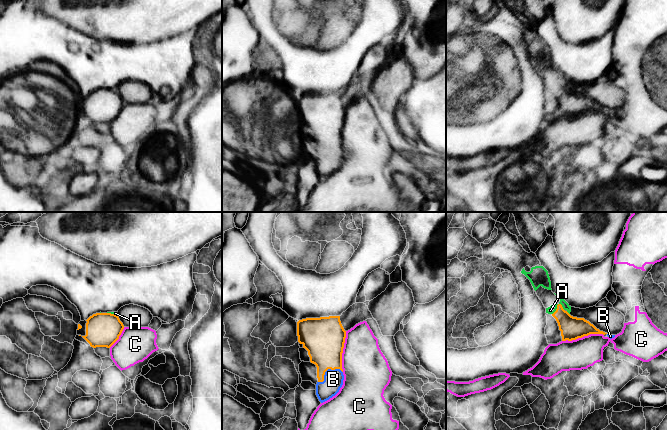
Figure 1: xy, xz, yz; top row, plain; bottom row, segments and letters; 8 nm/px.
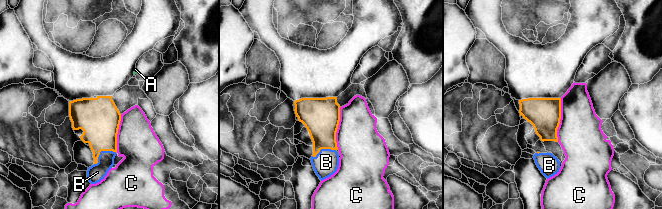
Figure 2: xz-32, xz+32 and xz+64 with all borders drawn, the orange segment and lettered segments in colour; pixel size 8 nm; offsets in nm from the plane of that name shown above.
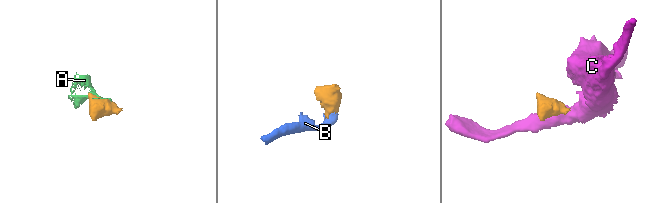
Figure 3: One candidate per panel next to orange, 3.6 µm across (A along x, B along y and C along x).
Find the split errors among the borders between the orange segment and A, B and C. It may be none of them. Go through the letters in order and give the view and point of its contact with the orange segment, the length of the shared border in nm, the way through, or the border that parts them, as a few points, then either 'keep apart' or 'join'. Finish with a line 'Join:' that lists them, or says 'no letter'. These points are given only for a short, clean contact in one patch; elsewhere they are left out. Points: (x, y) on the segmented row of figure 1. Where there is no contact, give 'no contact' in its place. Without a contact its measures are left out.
A: yz (557, 308) | 120 nm | join
B: xz (327, 369) | 220 nm | across xz (324, 338), (327, 369), (333, 379) | join
C: yz (582, 336) | 340 nm | along yz (603, 334), (588, 334), (562, 341) | keep apart
Join: A, B

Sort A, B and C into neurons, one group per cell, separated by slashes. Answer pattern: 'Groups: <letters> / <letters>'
Groups: A B / C

